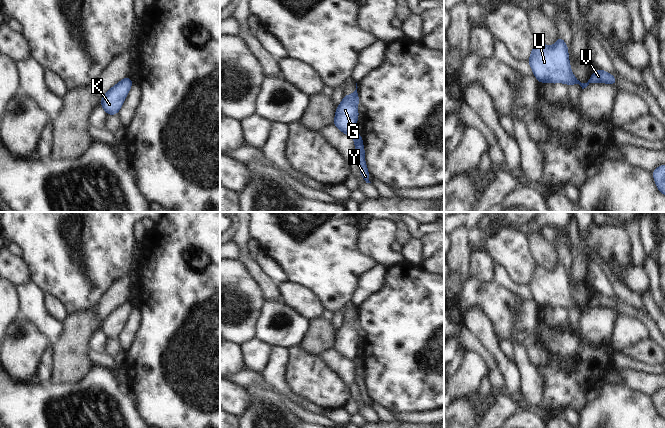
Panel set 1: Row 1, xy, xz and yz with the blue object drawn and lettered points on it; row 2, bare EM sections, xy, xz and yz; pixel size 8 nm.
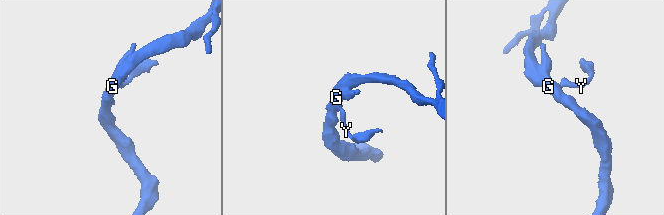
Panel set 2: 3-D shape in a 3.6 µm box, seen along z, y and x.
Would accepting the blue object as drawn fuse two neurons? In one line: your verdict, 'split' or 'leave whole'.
split

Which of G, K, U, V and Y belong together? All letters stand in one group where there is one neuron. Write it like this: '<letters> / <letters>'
G K U / V Y

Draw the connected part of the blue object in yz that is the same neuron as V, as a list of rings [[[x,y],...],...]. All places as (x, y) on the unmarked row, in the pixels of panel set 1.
[[[598,293],[590,300],[588,306],[590,308],[593,307],[608,307],[610,309],[616,309],[617,304],[614,299],[602,294]]]

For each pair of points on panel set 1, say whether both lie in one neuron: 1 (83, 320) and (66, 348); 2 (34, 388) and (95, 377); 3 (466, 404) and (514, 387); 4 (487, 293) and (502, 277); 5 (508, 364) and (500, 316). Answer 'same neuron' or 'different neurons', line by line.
1: same neuron
2: same neuron
3: different neurons
4: different neurons
5: different neurons

